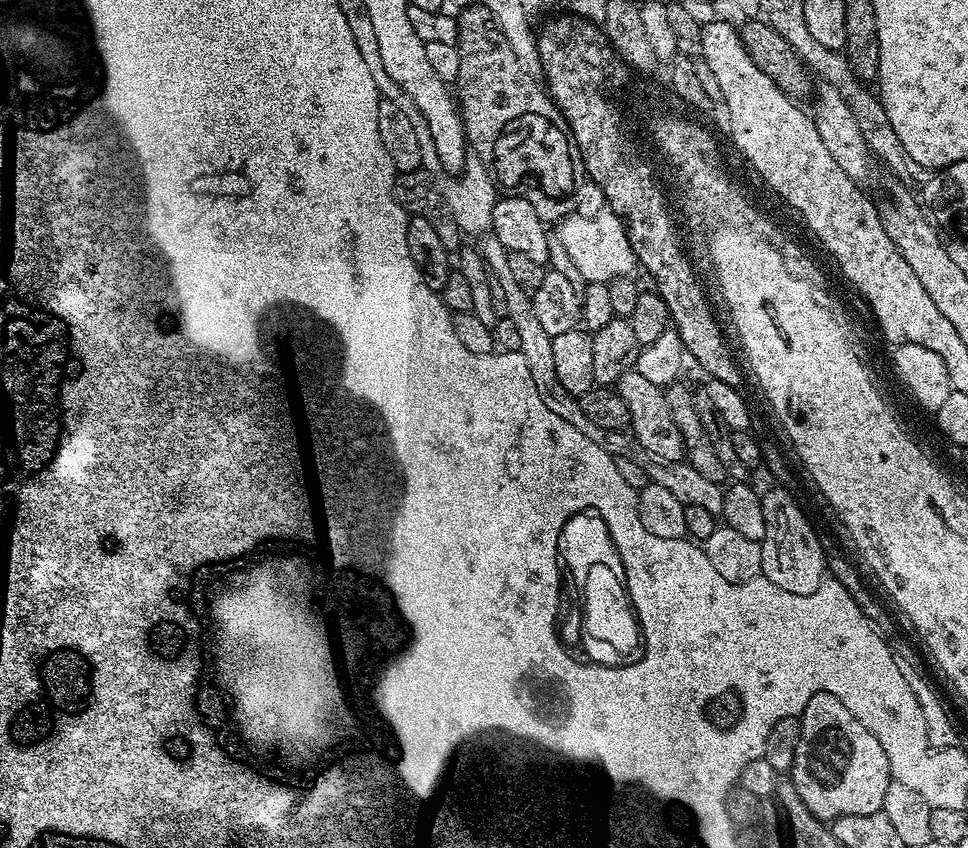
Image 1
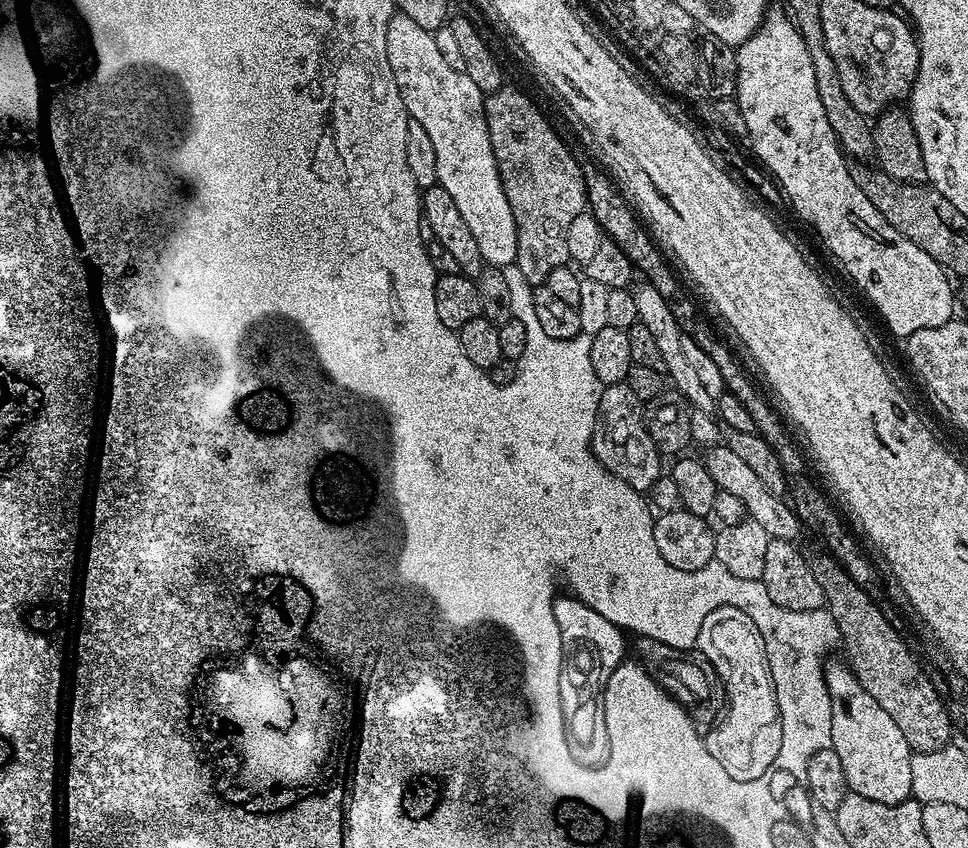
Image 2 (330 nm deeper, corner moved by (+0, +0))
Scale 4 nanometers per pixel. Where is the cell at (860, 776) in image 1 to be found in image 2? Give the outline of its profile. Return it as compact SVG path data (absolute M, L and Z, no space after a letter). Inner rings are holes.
M844 670L841 676L831 677L828 693L830 694L830 706L833 712L830 714L830 734L832 735L830 746L838 754L842 762L842 770L846 770L846 782L849 789L857 792L862 798L870 798L874 802L886 802L897 804L912 796L912 757L914 755L911 746L902 738L902 730L853 676L851 671Z

